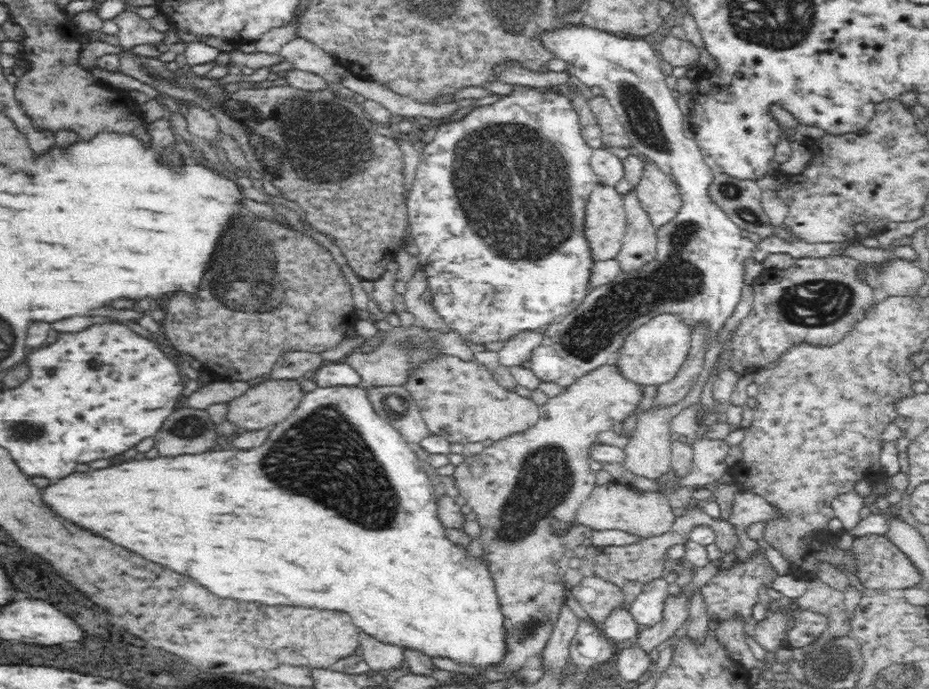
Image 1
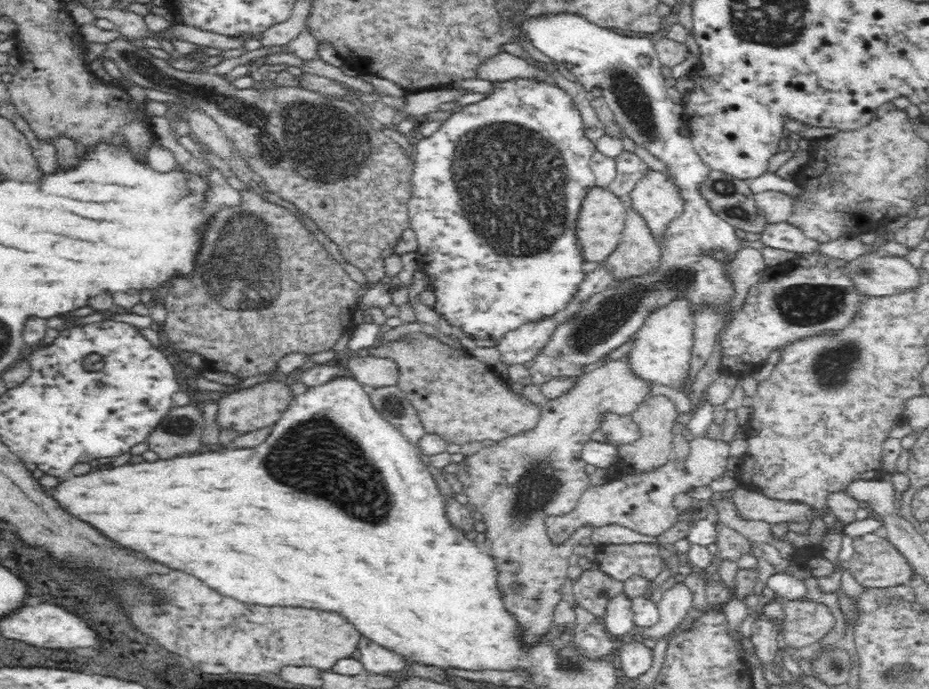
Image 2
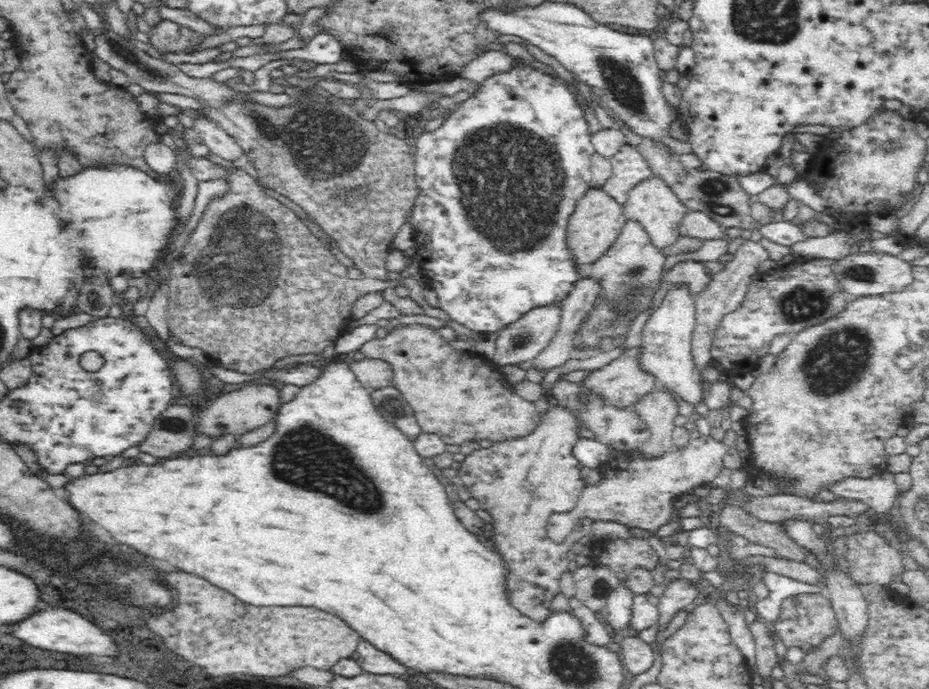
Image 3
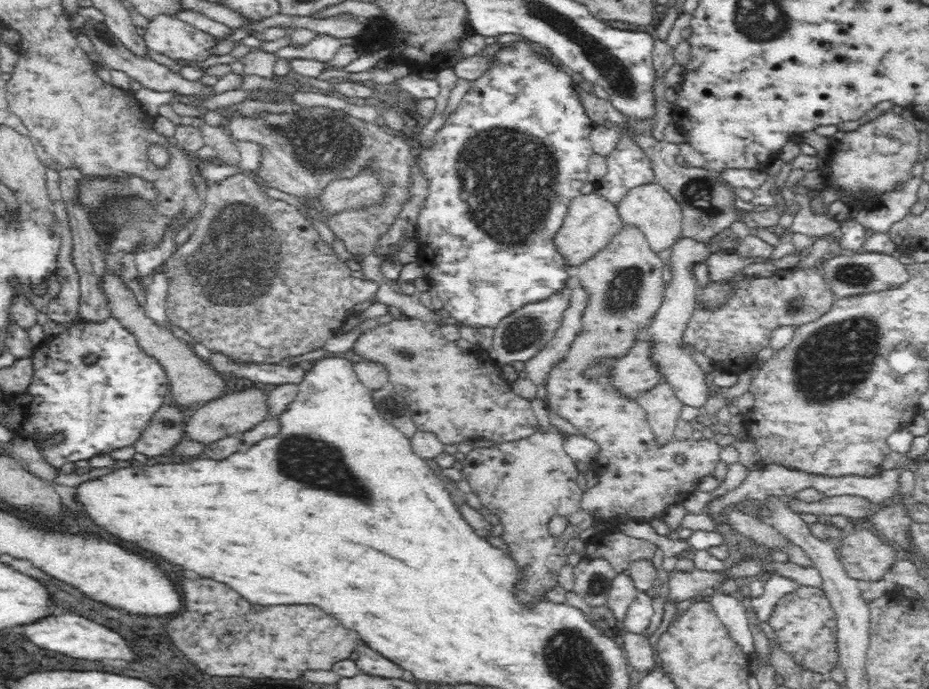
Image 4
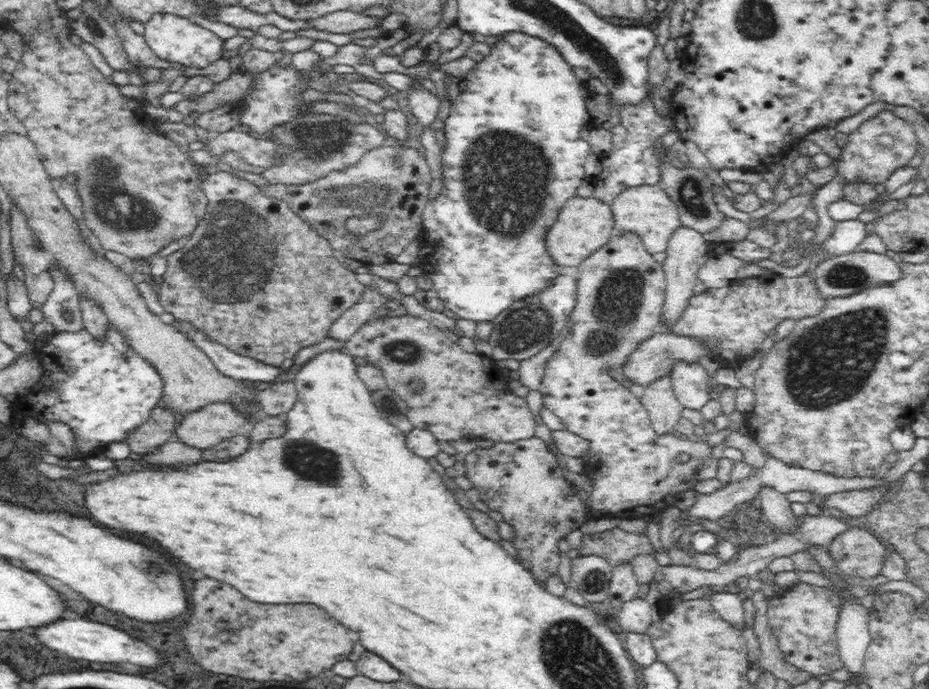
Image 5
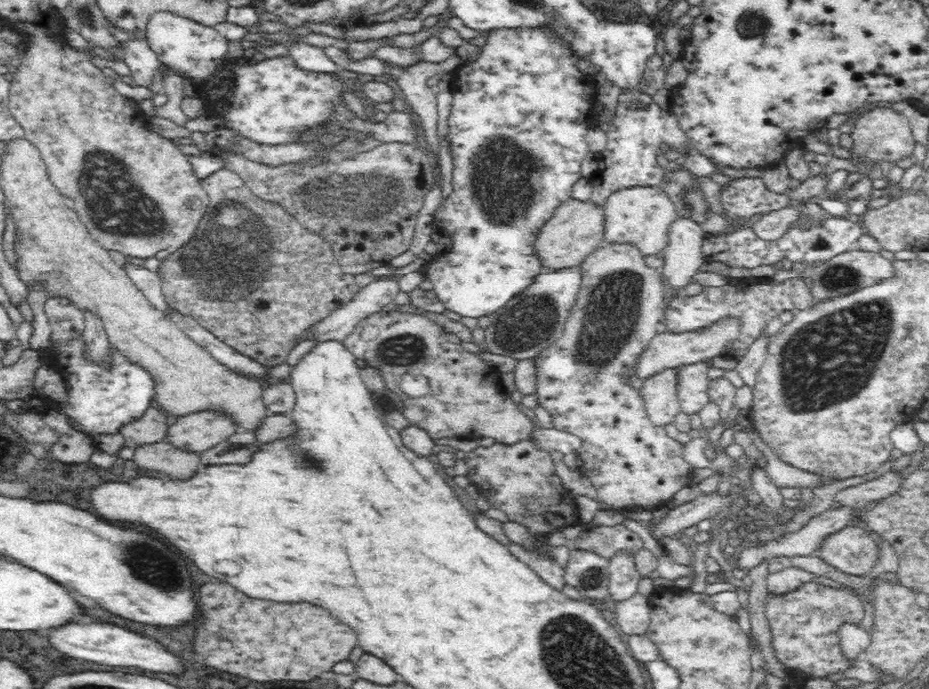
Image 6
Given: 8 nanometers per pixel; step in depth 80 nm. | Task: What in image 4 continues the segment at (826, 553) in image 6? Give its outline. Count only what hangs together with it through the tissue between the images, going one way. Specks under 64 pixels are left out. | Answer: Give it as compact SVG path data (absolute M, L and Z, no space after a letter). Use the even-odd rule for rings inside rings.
M865 526L846 537L841 537L841 548L836 551L850 578L864 582L880 582L898 561L894 546L885 542L874 530Z

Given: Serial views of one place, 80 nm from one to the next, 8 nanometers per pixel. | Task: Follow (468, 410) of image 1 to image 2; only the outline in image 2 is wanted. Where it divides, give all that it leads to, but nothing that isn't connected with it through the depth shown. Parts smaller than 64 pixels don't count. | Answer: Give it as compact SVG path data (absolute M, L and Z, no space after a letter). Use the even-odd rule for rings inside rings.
M425 333L419 337L388 341L380 347L367 348L367 352L396 359L400 365L397 385L412 400L427 434L445 437L449 443L498 442L538 426L541 407L511 391L487 364L469 354L457 352Z

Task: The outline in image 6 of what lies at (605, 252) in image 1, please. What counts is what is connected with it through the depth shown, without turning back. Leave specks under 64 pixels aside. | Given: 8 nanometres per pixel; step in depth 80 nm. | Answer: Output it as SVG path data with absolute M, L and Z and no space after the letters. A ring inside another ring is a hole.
M570 197L554 210L554 216L544 224L536 238L536 251L548 269L558 271L579 267L585 258L592 254L606 236L606 215L604 206L592 200L582 201Z

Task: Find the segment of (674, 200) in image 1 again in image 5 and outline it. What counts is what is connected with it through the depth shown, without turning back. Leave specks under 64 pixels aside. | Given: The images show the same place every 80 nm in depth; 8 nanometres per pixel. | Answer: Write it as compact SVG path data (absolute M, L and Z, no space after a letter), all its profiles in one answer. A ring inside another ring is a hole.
M660 184L627 188L614 198L610 207L613 208L616 217L616 226L614 226L616 234L632 231L640 235L646 249L652 254L666 251L670 236L682 227L677 205Z

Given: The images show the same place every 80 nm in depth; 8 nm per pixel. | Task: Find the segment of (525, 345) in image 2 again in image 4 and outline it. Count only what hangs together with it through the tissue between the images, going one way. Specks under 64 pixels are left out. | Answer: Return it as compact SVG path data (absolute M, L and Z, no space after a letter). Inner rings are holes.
M566 288L556 292L550 299L544 302L534 302L534 304L526 304L524 308L516 310L514 314L510 314L508 318L500 320L500 324L494 329L493 344L488 358L493 359L499 366L508 364L509 362L525 362L534 358L552 340L556 330L562 322L563 312L567 309L568 299L566 296Z

